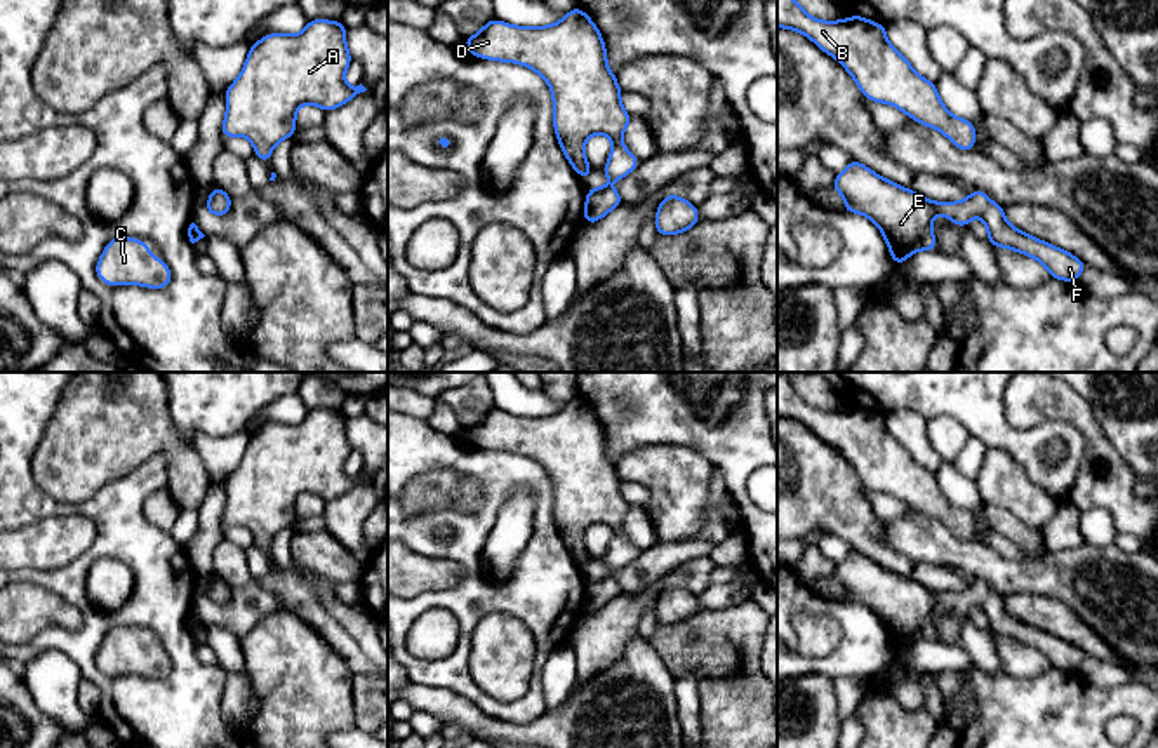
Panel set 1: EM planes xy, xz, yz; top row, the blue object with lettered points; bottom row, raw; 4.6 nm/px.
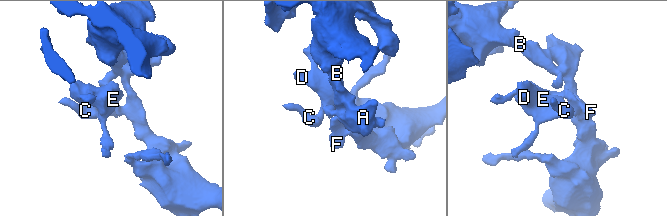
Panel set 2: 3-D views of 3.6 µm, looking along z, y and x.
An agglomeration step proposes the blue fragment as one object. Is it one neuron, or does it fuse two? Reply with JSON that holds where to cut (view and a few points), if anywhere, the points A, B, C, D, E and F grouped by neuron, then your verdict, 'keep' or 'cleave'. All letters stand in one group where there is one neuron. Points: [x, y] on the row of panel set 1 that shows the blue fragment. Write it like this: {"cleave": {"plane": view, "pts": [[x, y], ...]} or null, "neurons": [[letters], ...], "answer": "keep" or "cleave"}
{"cleave": null, "neurons": [["A", "B", "C", "D", "E", "F"]], "answer": "keep"}

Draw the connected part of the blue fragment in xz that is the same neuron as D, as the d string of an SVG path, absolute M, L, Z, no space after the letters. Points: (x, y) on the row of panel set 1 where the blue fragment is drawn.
M582 9L569 10L549 26L511 26L492 17L463 42L475 57L518 63L546 80L558 144L579 177L593 176L584 143L595 134L612 139L602 172L609 181L619 181L640 165L622 144L624 129L635 118L622 108L622 90L607 66L602 33Z

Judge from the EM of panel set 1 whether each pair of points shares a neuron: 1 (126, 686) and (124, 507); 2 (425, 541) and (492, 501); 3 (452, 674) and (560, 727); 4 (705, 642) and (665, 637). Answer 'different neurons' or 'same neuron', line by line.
1: same neuron
2: same neuron
3: different neurons
4: same neuron

